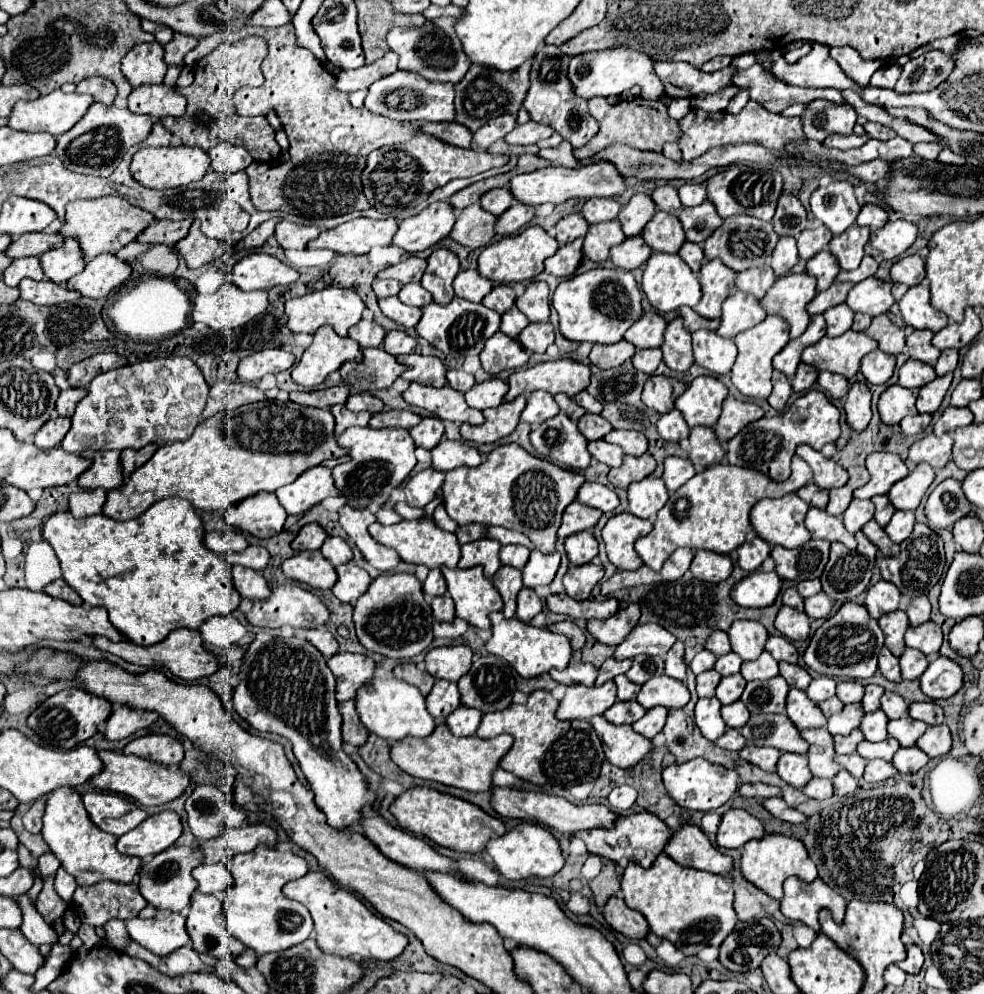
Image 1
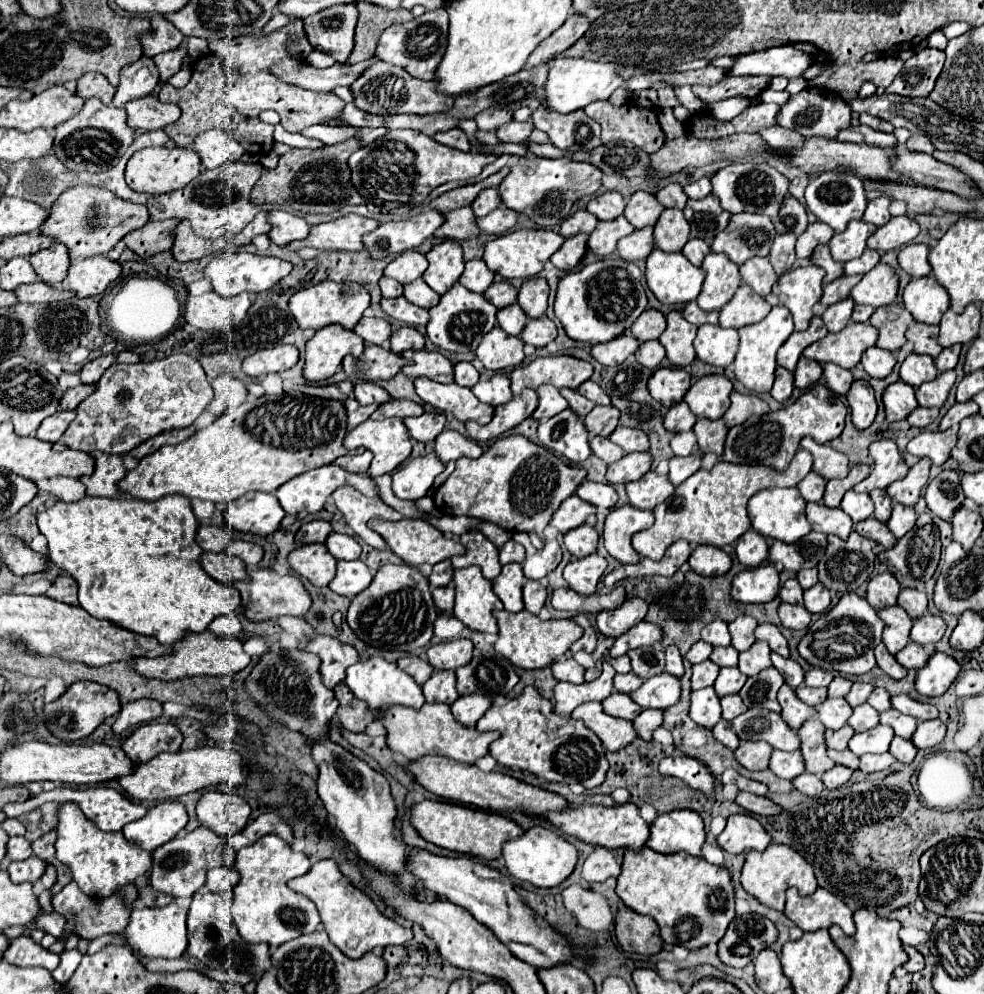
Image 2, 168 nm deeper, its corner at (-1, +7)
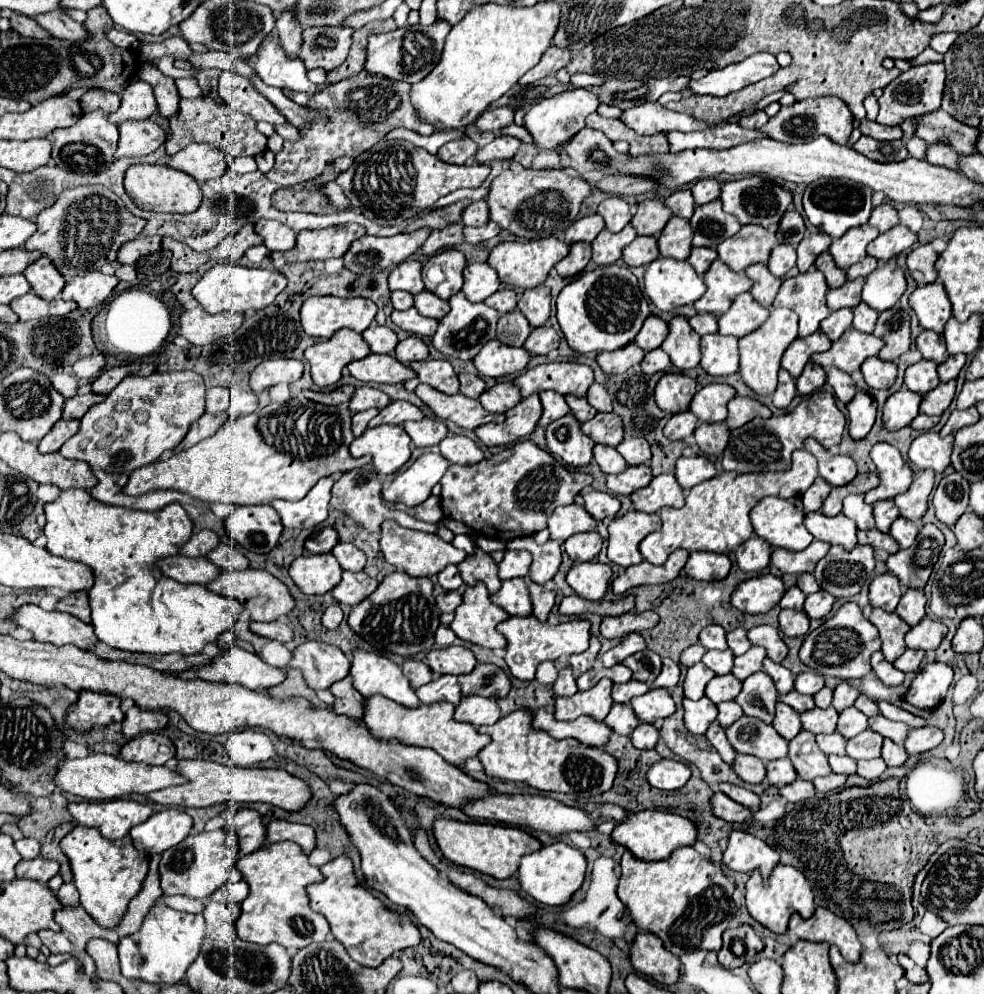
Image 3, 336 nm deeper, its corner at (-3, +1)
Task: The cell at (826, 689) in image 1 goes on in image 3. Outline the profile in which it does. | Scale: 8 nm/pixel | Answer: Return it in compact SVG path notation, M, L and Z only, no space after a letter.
M807 670L807 672L801 672L801 674L795 676L795 690L801 692L801 694L813 696L813 694L819 692L823 686L825 686L823 676L817 674L817 672L813 672L813 670Z

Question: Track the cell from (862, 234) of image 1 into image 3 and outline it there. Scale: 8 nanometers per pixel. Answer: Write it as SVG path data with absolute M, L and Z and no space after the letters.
M869 224L857 226L857 228L845 232L845 236L833 240L831 246L829 246L829 254L839 264L839 268L847 270L867 256L865 248L871 240L877 238L877 234L879 234L877 228L873 228Z

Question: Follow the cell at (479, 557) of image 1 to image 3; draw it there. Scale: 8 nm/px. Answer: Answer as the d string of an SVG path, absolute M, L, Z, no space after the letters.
M483 550L475 552L473 556L467 556L459 564L459 572L467 586L475 586L477 582L483 582L487 586L489 594L495 594L501 588L501 580L497 576L497 564Z

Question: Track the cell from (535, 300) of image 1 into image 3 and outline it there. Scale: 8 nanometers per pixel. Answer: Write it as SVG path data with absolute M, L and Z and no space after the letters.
M537 286L533 290L525 290L517 308L525 314L525 318L529 320L529 324L533 328L543 326L549 318L549 310L551 310L549 288L547 286Z

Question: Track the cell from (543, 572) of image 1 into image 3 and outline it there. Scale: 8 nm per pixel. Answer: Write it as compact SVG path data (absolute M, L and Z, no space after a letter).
M533 536L513 538L507 542L507 550L529 550L533 556L531 564L531 580L537 584L549 582L561 564L561 544L557 540L549 540L545 544L537 544Z

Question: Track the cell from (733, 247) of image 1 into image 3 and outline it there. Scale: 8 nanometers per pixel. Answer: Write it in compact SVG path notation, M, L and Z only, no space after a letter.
M741 226L741 230L733 236L733 238L727 238L719 248L717 248L717 252L719 252L719 260L721 262L725 262L731 270L735 270L735 272L743 272L747 266L751 266L751 264L757 264L757 262L767 262L769 260L769 254L771 254L771 248L773 248L773 244L775 244L775 234L771 232L771 230L767 230L767 228L761 228L761 226Z

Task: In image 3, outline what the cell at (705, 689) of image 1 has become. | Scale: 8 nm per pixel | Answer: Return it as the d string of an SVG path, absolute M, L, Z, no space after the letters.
M693 664L689 670L687 670L687 676L683 680L683 692L685 692L685 698L689 700L699 700L705 696L705 686L707 682L713 678L715 674L705 668L705 664Z

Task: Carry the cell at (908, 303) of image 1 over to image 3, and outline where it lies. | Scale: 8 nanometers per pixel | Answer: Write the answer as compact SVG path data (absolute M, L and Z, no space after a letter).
M939 282L919 286L909 296L909 304L919 318L919 324L925 330L933 330L941 334L945 328L945 322L951 318L951 304L949 304L943 284Z

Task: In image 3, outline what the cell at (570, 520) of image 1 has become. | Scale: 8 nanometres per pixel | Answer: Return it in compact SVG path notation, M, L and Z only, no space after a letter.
M577 504L557 506L549 518L551 538L559 542L565 542L569 536L577 532L591 532L595 528L597 528L597 520L593 520L593 516L589 516L589 512Z

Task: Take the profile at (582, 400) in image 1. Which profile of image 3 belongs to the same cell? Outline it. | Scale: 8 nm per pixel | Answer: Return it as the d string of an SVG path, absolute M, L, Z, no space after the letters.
M593 384L587 392L587 402L597 410L597 412L611 412L611 398L607 394L607 390L601 384Z

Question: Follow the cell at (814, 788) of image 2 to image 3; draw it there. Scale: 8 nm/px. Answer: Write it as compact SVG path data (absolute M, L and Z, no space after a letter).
M795 780L783 788L779 788L779 796L783 796L785 800L789 802L801 802L801 800L807 800L815 794L815 786L811 782L805 782L805 780Z

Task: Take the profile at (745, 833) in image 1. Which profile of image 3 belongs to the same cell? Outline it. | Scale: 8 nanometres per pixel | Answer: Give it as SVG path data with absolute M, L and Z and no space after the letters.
M733 830L729 836L729 846L723 854L723 864L735 872L759 870L761 874L769 876L779 864L779 856L759 838L741 830Z

